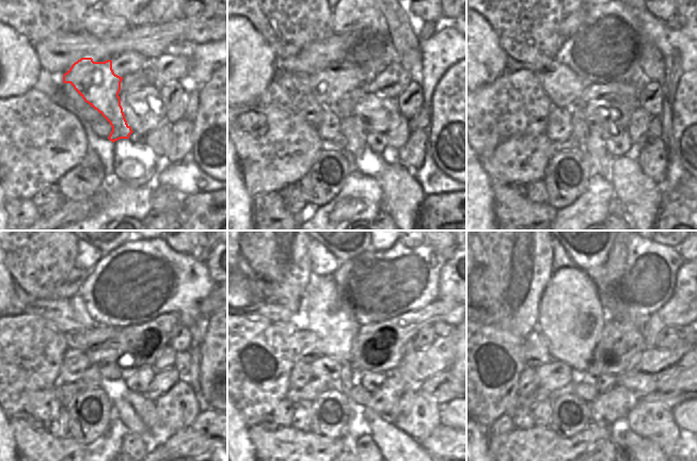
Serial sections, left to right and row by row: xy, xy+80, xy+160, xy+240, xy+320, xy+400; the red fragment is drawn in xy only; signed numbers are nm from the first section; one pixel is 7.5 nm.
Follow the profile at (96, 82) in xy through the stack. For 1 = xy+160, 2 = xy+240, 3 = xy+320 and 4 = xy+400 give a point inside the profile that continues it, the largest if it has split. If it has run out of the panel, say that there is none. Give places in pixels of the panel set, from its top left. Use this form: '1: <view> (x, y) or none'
1: xy+160 (593, 147)
2: xy+240 (115, 390)
3: xy+320 (397, 447)
4: xy+400 (635, 447)

